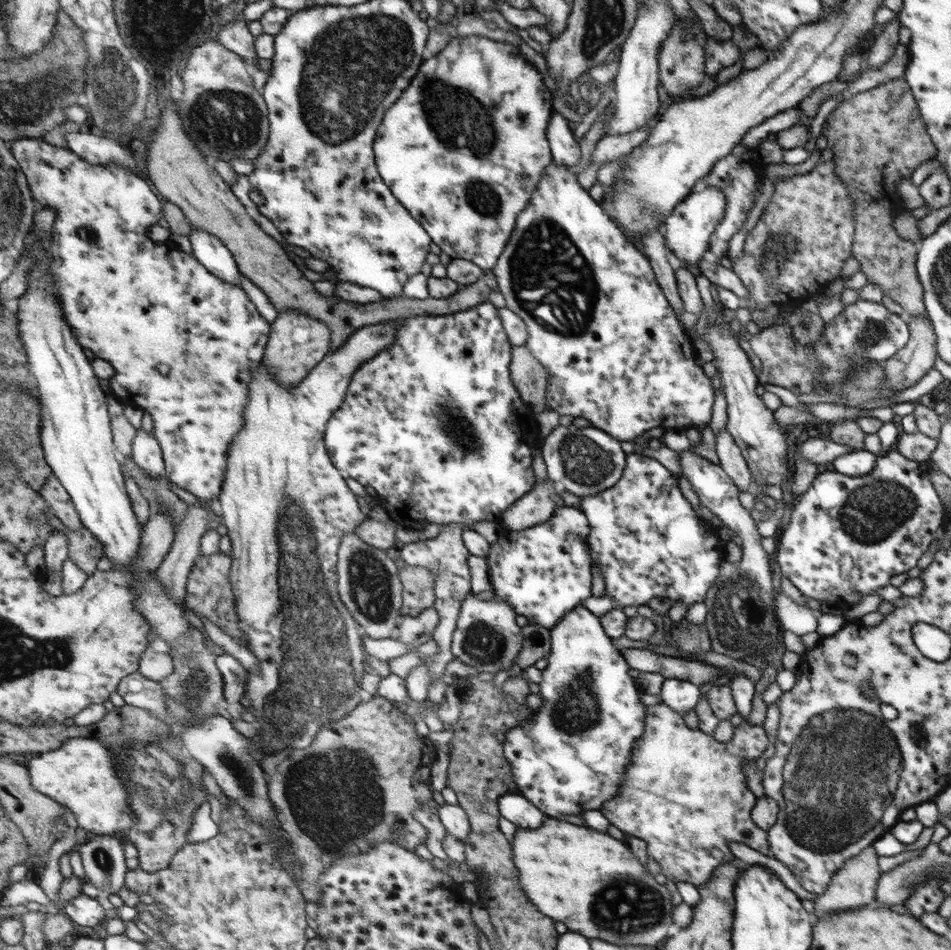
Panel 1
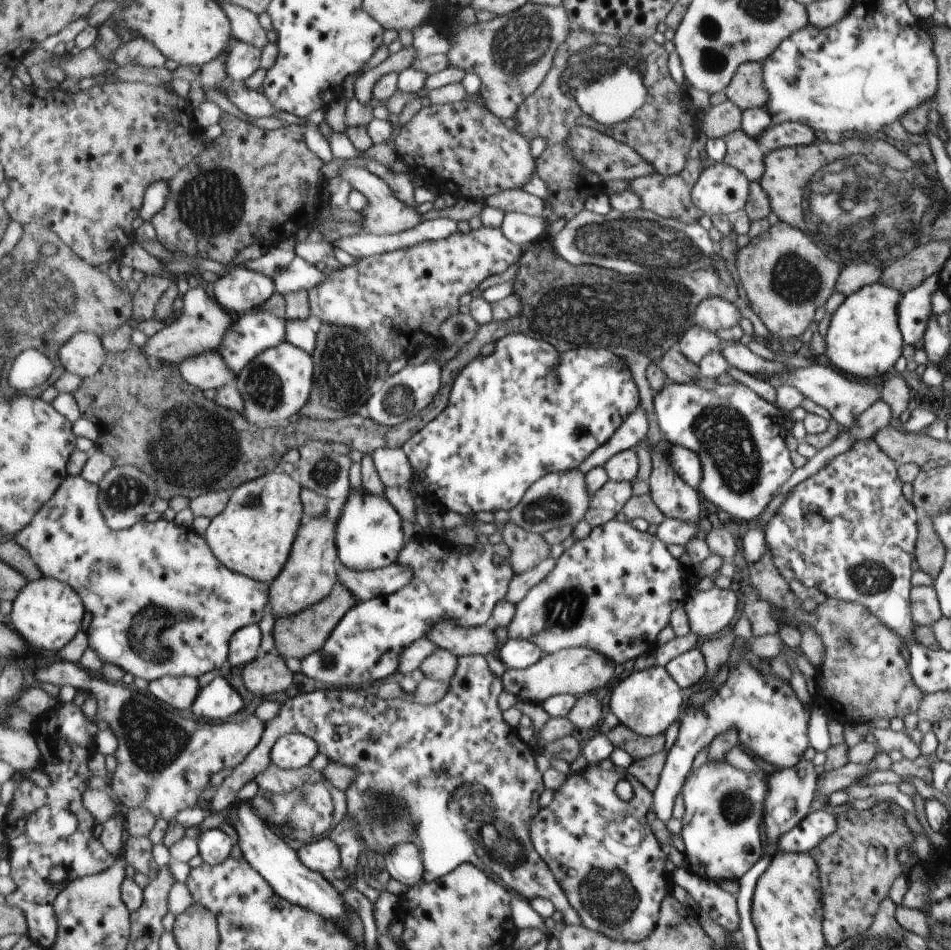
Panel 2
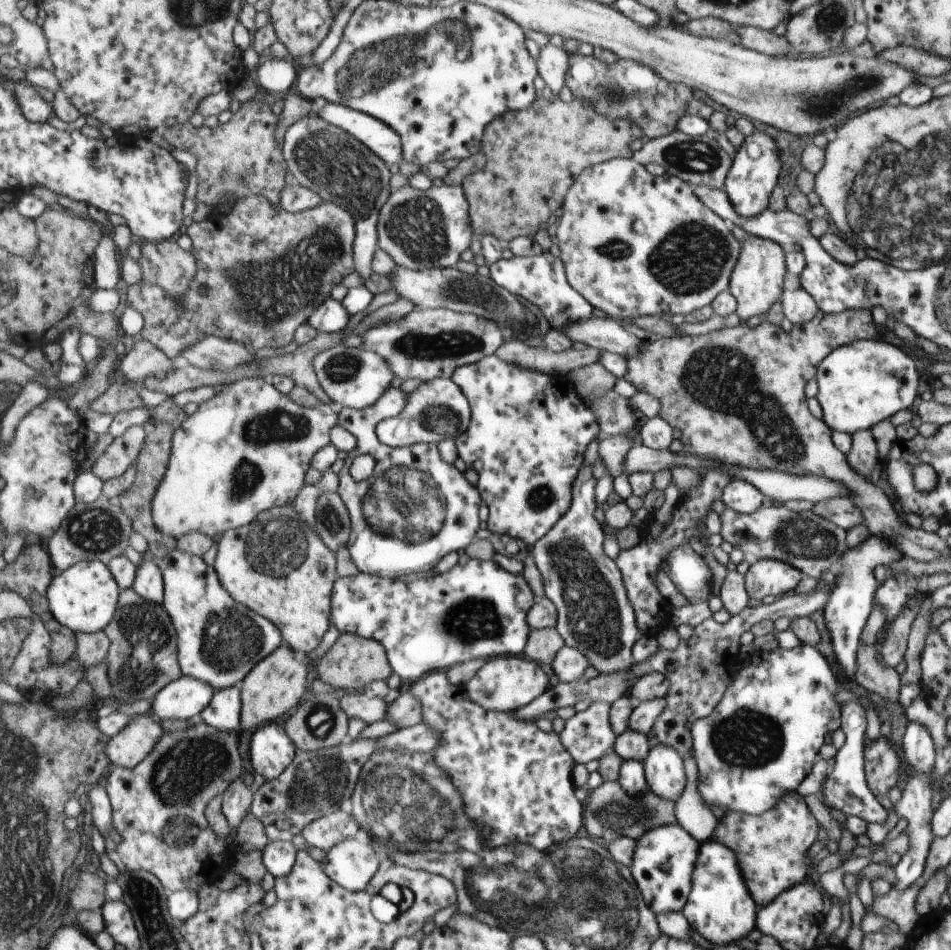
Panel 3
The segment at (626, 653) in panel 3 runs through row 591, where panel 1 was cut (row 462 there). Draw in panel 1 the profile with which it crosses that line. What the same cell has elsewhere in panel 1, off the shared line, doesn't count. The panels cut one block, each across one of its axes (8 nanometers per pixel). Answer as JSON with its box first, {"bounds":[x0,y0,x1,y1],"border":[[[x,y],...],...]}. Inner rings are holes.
{"bounds":[541,425,626,497],"border":[[[558,425],[544,438],[541,452],[549,480],[561,490],[572,492],[578,497],[611,489],[621,481],[626,468],[622,444],[614,440],[612,435],[608,436],[606,431],[596,428]]]}

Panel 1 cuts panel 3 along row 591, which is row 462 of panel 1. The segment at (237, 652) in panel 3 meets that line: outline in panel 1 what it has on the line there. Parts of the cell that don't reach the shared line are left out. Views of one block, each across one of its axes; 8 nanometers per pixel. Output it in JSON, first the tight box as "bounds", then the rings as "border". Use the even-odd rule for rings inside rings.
{"bounds":[10,137,273,499],"border":[[[25,137],[20,138],[10,145],[12,152],[22,165],[22,170],[27,174],[35,199],[44,209],[55,209],[57,211],[57,222],[50,250],[52,252],[51,274],[55,275],[55,284],[60,290],[60,302],[64,310],[68,312],[68,322],[78,335],[82,346],[91,349],[96,356],[108,360],[116,366],[118,374],[113,380],[113,392],[127,405],[140,407],[149,411],[154,420],[154,433],[160,440],[167,462],[167,476],[172,483],[178,484],[186,490],[192,491],[203,499],[220,498],[223,487],[228,477],[228,465],[231,464],[232,445],[236,437],[243,432],[244,425],[248,424],[248,405],[252,400],[252,381],[256,381],[256,373],[260,365],[265,361],[267,349],[271,341],[273,324],[260,314],[256,304],[250,300],[250,296],[241,286],[235,286],[216,277],[207,267],[194,255],[188,260],[170,256],[170,248],[150,238],[150,228],[159,224],[165,218],[164,202],[162,198],[152,190],[152,186],[146,182],[144,176],[130,167],[118,163],[108,165],[94,165],[82,158],[76,151],[61,146],[54,146],[44,138]]]}

